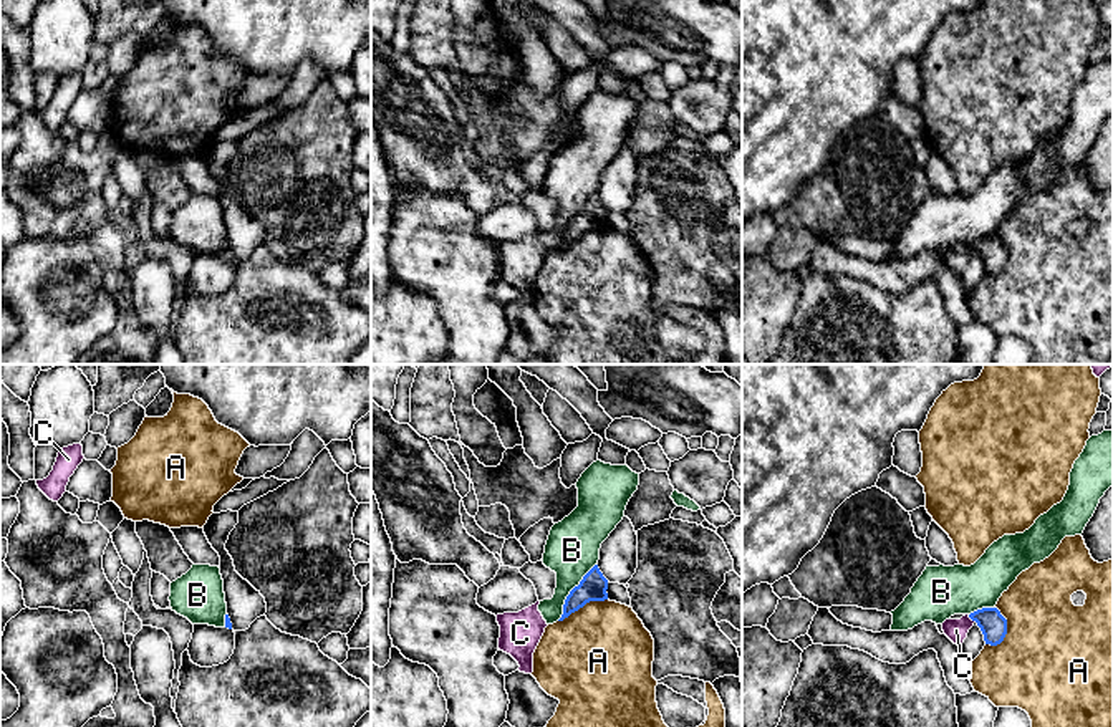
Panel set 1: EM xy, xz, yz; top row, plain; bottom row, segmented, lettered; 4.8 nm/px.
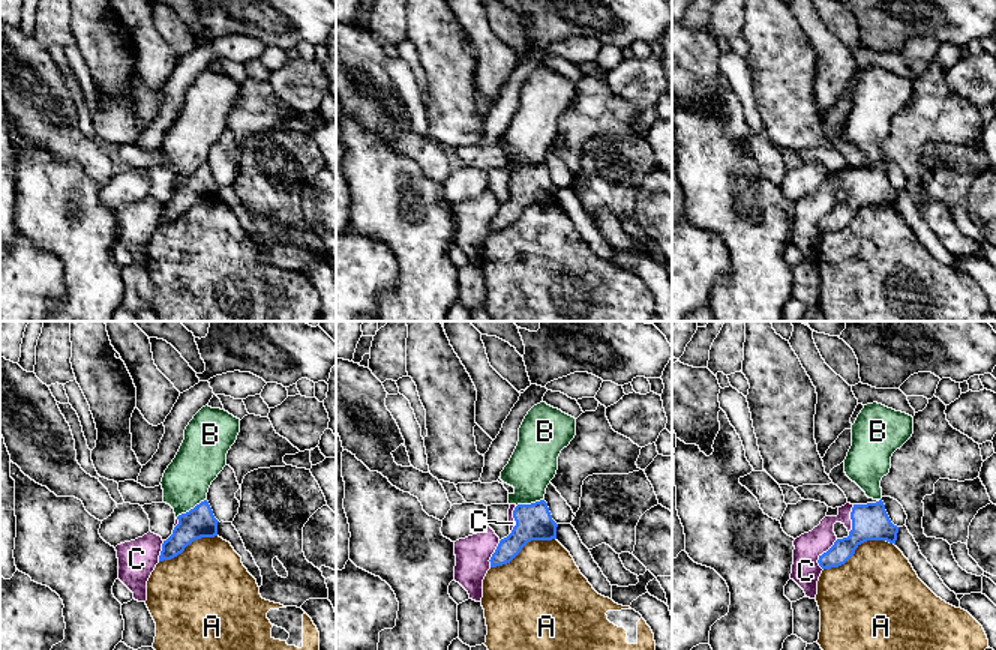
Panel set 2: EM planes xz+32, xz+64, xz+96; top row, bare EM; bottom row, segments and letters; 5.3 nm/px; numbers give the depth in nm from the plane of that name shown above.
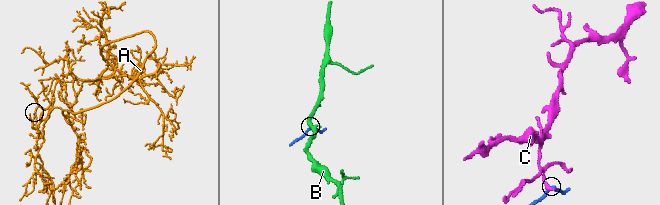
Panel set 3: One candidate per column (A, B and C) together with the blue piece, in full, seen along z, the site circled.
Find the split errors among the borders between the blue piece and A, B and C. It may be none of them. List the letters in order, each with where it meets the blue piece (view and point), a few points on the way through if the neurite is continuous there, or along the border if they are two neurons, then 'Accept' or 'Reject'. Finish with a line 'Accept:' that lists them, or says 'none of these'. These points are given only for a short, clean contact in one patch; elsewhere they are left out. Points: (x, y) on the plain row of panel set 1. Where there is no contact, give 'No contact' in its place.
A: Touches blue at yz (1006, 259). Reject
B: Touches blue at xz (570, 221). Boundary: xz (597, 192), (570, 221), (563, 242), (557, 249). Reject
C: Touches blue at yz (973, 249). Accept
Accept: C

